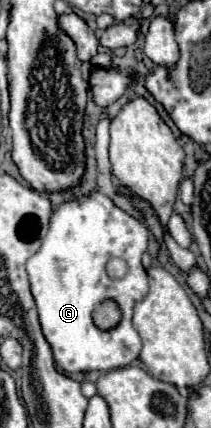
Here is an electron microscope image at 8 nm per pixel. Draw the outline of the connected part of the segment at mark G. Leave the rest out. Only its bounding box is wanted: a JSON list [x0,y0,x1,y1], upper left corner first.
[27,190,149,374]

